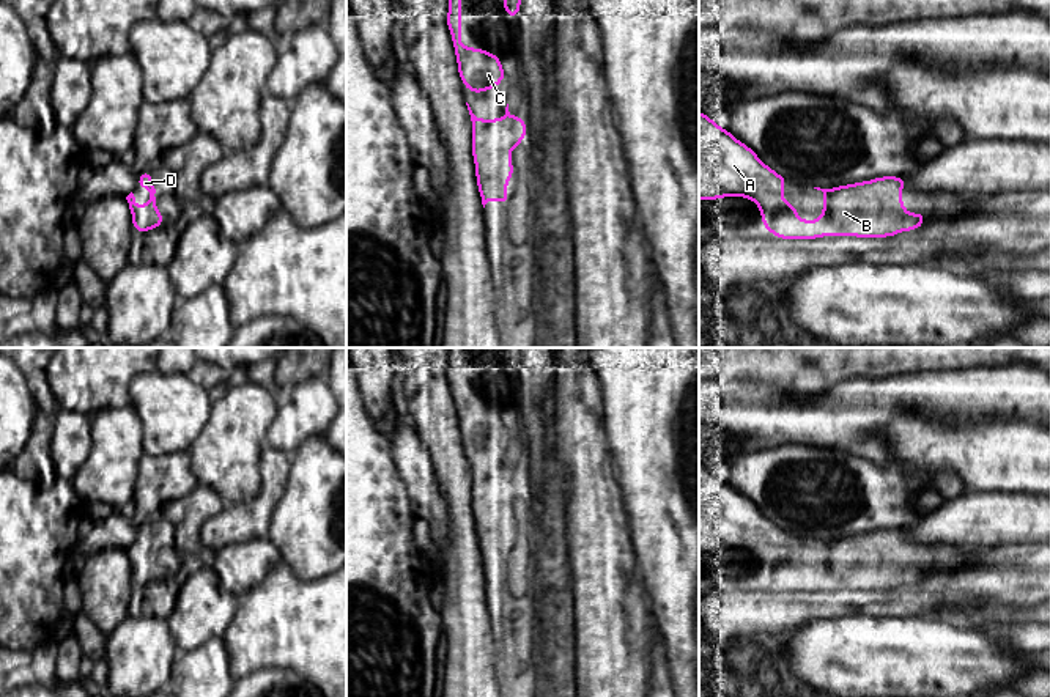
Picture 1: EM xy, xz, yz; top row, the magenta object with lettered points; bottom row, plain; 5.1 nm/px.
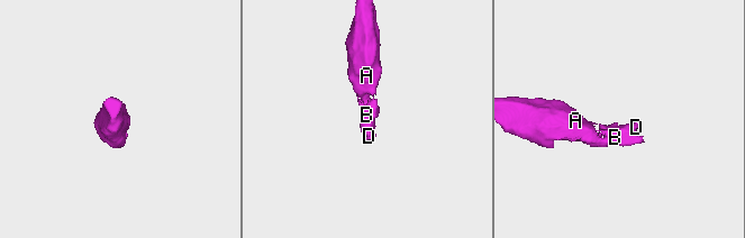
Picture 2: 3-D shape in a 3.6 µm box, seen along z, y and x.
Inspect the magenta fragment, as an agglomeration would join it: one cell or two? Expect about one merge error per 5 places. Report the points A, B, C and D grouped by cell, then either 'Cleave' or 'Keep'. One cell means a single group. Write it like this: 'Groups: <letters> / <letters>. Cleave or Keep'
Groups: A B C D. Keep

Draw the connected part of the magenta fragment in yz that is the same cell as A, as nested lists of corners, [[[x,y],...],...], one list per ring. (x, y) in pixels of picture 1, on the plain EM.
[[[699,463],[699,552],[749,551],[762,565],[760,574],[765,577],[765,584],[773,585],[776,592],[891,590],[926,576],[922,563],[907,565],[899,548],[908,538],[902,529],[880,529],[831,541],[814,540],[823,544],[823,563],[817,573],[804,573],[795,568],[798,560],[782,551],[786,535],[787,532],[763,516],[748,497]]]

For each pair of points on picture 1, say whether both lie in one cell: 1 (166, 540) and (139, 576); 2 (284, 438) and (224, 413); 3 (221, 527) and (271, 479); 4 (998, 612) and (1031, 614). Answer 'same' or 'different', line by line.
1: same
2: different
3: same
4: same

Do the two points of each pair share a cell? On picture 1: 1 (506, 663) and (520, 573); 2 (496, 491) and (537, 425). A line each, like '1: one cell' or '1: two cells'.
1: one cell
2: two cells

